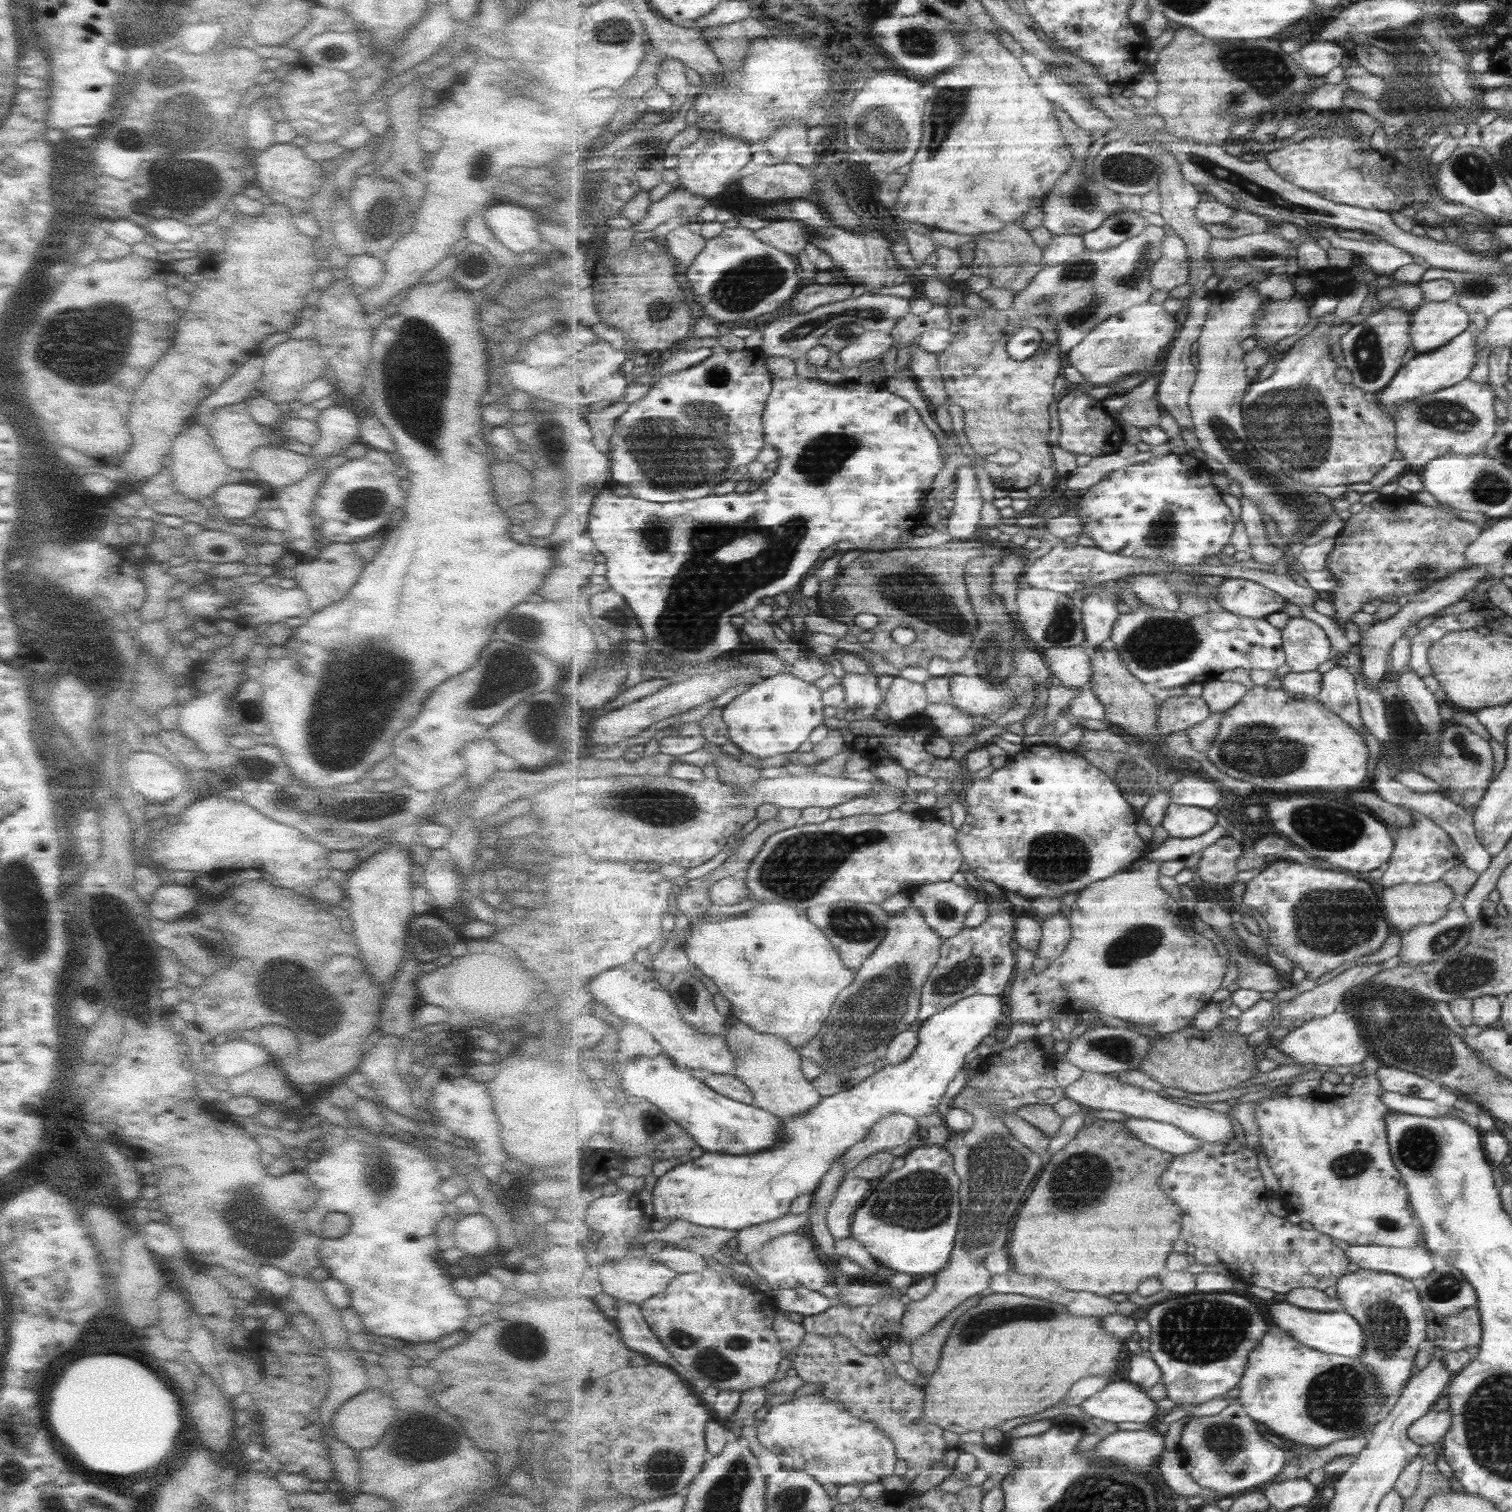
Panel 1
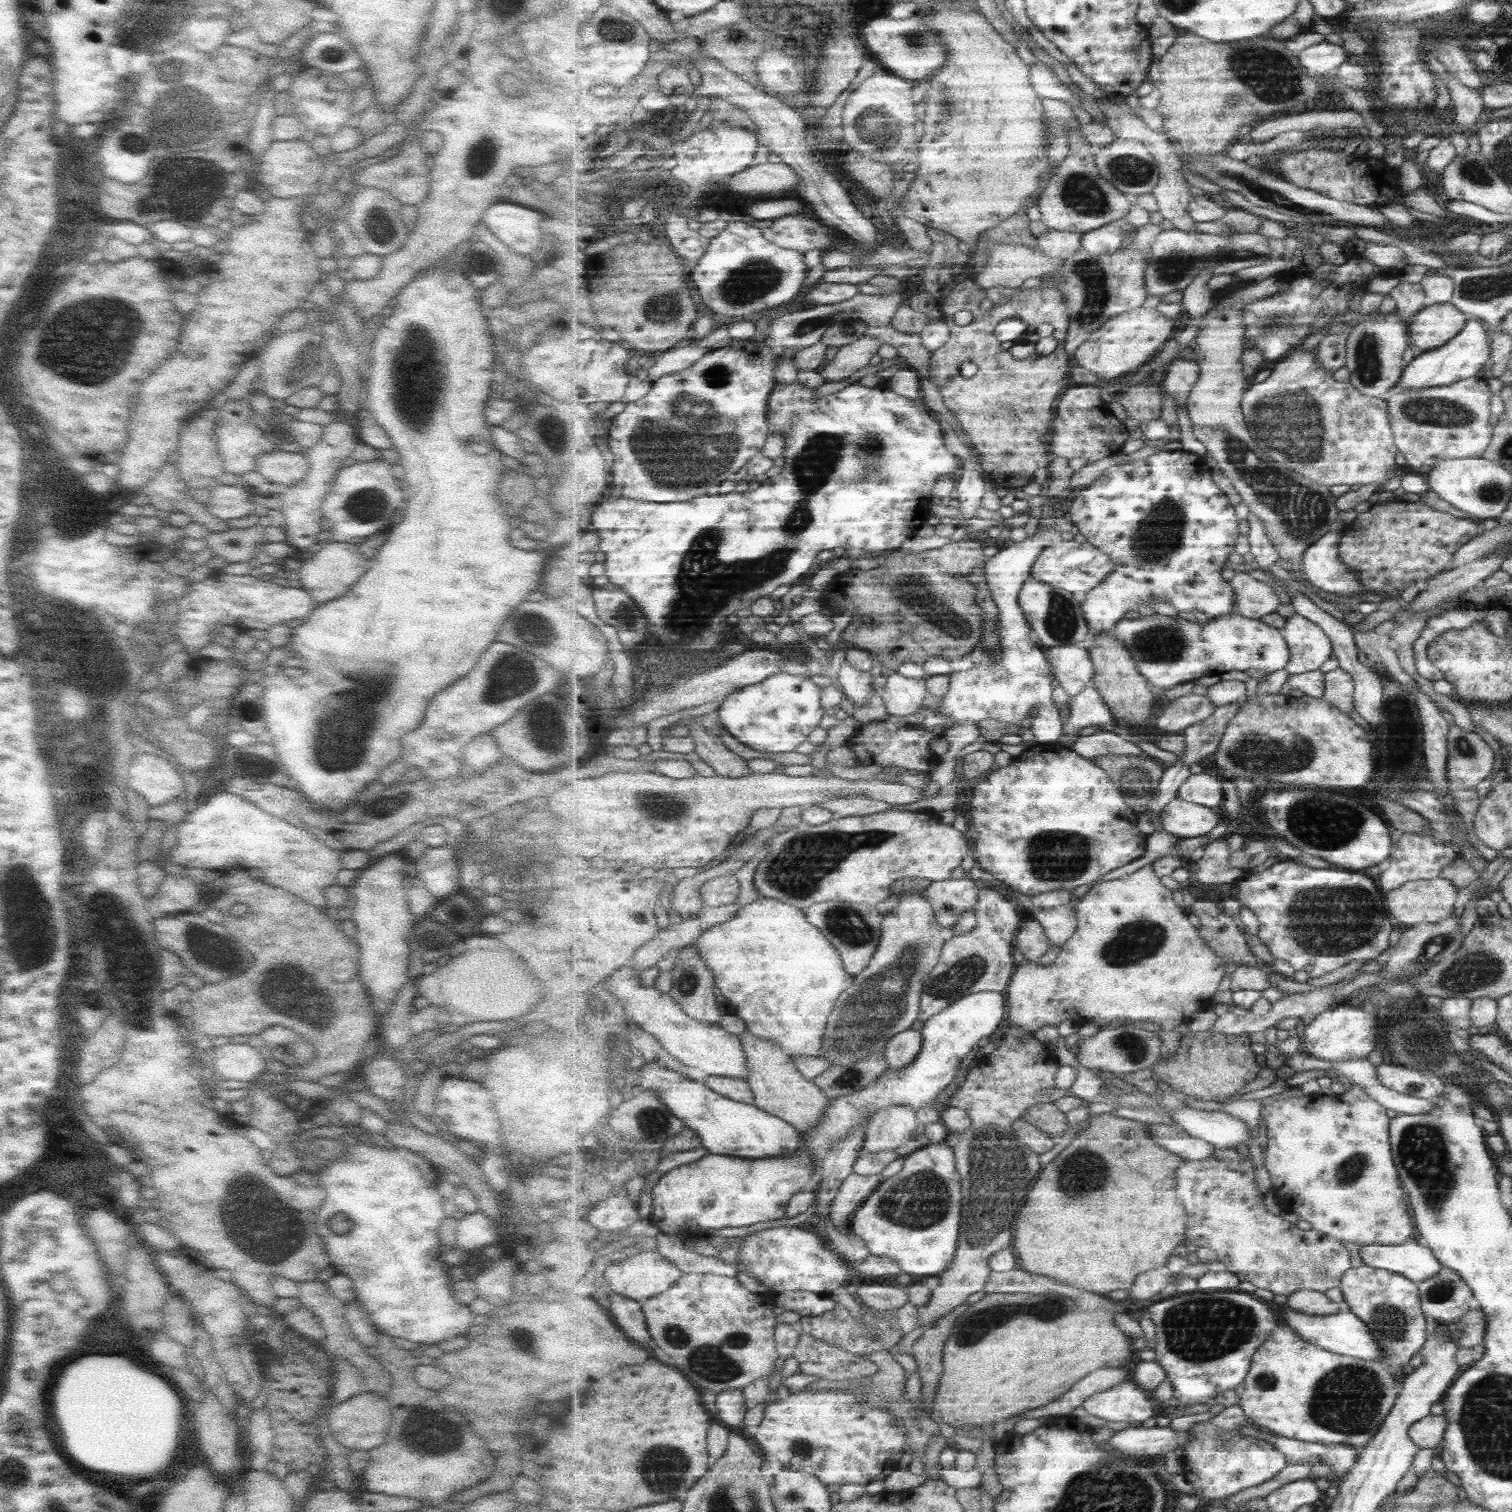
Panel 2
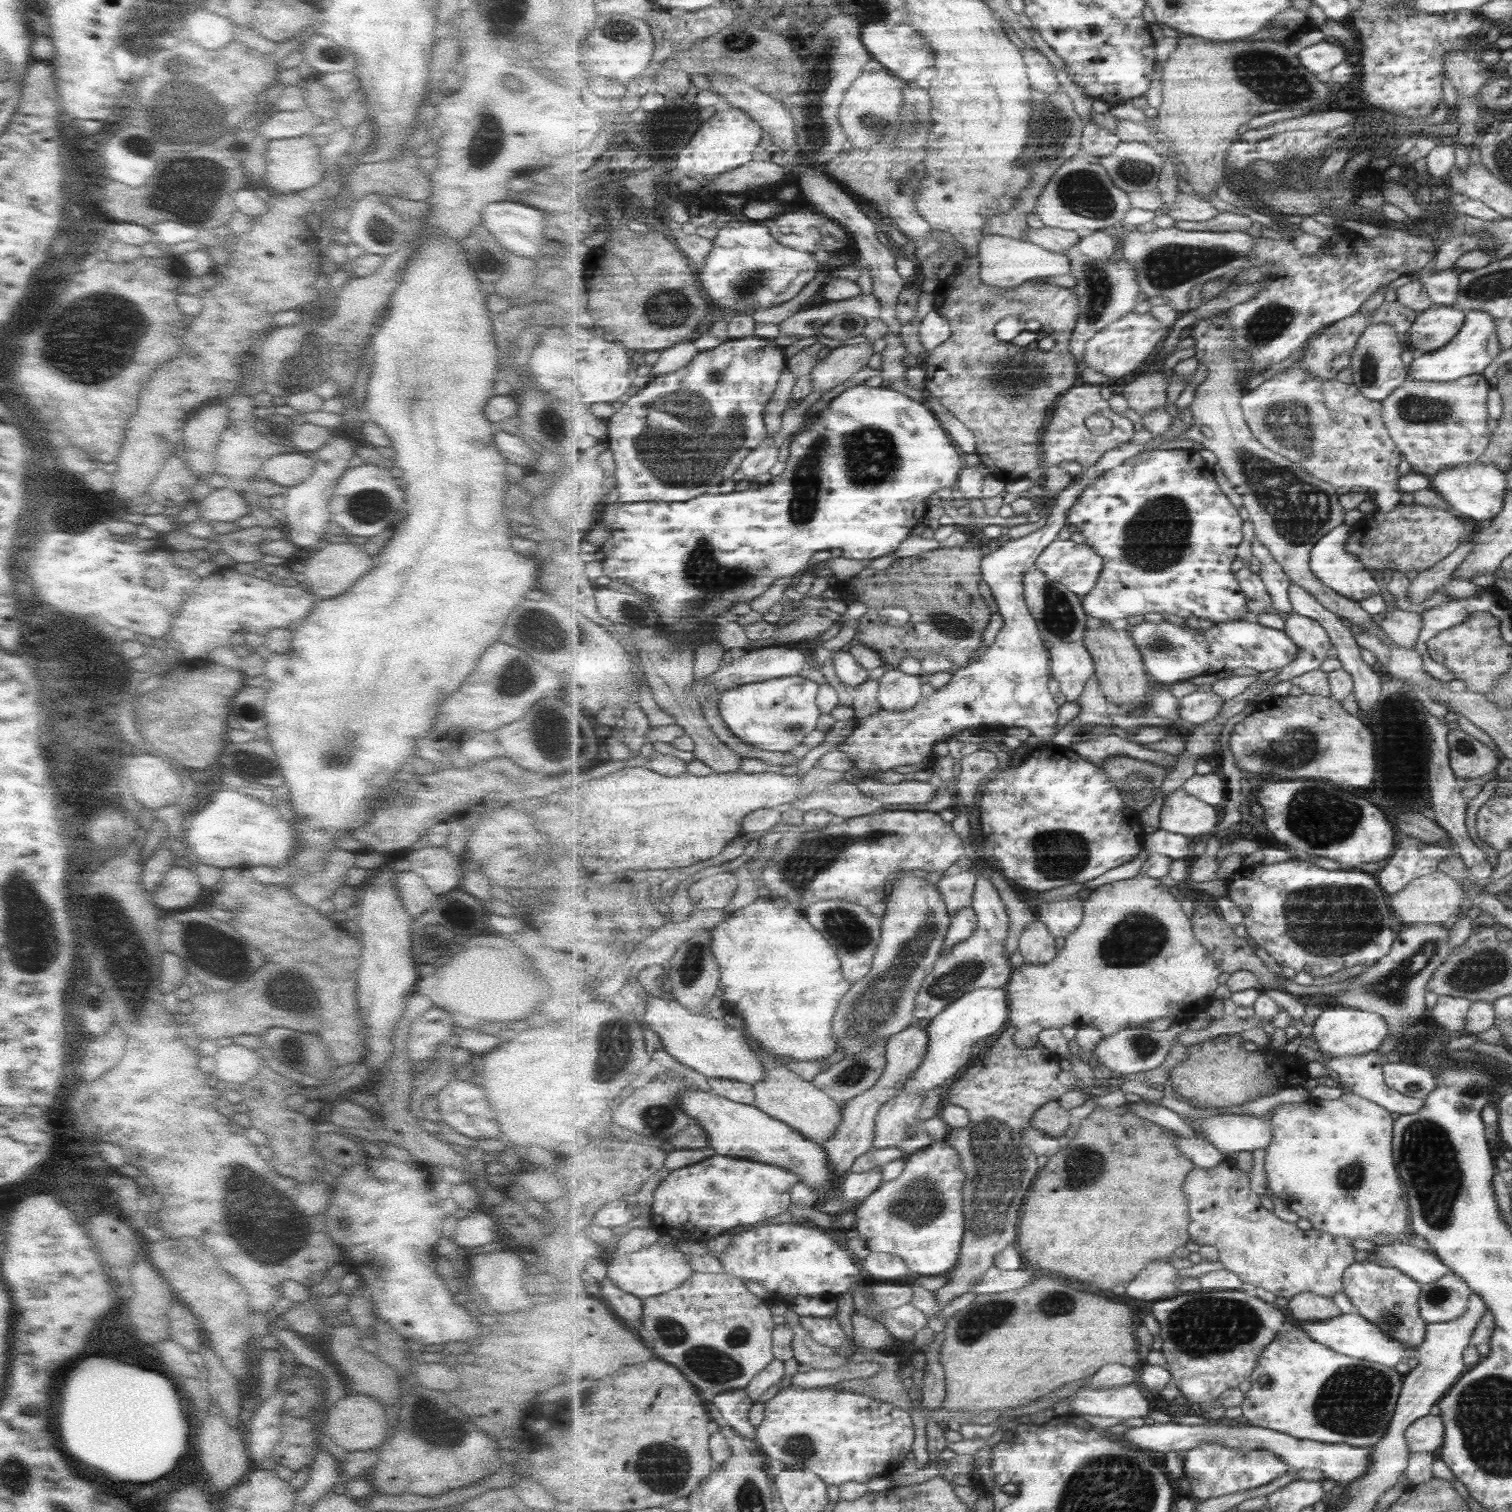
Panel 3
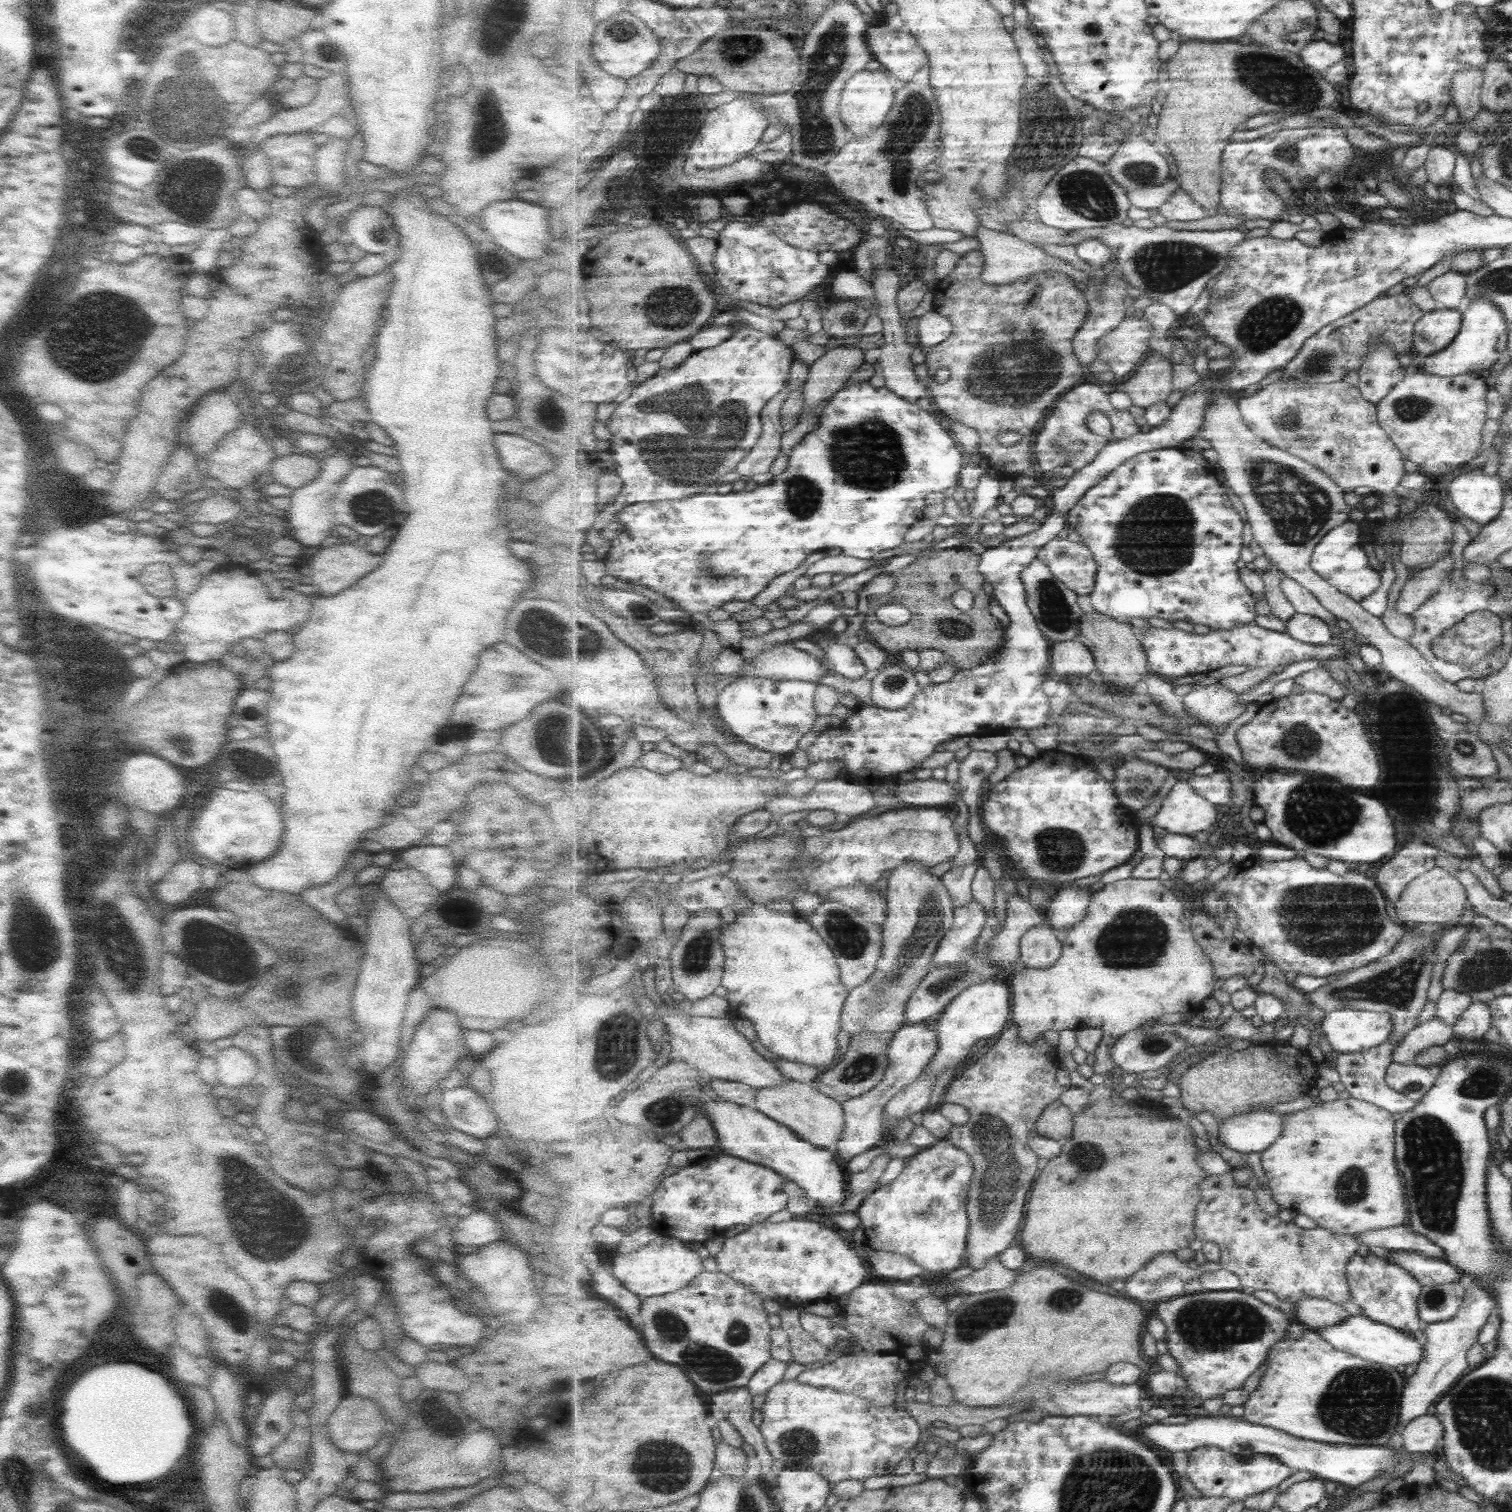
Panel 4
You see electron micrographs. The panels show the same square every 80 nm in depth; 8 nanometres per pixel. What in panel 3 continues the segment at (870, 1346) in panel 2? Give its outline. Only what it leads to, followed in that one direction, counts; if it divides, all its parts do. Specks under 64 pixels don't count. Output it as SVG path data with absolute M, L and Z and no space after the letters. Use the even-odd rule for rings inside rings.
M802 1316L800 1317L803 1328L810 1332L819 1344L827 1345L831 1348L839 1348L839 1346L847 1346L851 1340L854 1352L861 1349L861 1346L856 1344L854 1335L847 1334L835 1316L827 1316L825 1318Z

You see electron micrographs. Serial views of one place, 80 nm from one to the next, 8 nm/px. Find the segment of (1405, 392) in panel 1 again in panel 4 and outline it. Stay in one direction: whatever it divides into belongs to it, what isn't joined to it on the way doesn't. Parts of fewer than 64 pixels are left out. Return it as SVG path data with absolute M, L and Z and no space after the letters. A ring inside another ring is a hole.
M1475 298L1475 300L1470 300L1468 309L1462 314L1462 327L1459 334L1445 350L1426 357L1425 361L1419 366L1418 371L1431 373L1437 376L1454 377L1470 372L1477 373L1480 370L1487 369L1496 361L1502 359L1502 355L1506 348L1507 327L1503 313L1497 309L1495 304L1491 304L1491 302L1485 300L1485 298Z

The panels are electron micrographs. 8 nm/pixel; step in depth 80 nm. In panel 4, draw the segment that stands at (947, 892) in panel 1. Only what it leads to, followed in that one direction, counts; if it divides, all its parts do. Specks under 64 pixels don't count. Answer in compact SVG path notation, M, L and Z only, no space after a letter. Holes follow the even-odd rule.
M973 861L970 864L953 867L941 876L954 900L955 908L968 905L974 900L972 884L979 867L979 862L977 864Z

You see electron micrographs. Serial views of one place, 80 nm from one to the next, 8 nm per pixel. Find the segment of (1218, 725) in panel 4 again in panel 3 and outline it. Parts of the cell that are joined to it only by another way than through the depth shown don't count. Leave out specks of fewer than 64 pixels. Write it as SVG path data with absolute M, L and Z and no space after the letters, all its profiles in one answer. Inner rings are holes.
M1195 690L1180 699L1180 715L1196 725L1207 724L1220 716L1224 704L1226 700L1212 690L1208 692Z

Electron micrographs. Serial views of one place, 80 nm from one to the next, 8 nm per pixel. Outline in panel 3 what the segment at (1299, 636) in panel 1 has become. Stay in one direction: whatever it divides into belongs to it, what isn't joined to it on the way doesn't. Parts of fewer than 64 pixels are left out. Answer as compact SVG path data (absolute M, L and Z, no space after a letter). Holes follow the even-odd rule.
M1293 613L1285 621L1284 632L1300 648L1294 661L1275 674L1275 680L1287 682L1309 671L1321 668L1321 664L1334 653L1327 630L1311 617Z

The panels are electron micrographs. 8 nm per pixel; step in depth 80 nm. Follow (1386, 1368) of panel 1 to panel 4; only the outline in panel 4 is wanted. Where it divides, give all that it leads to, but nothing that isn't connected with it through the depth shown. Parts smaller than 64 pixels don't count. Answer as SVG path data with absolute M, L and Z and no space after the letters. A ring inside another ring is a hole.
M1371 1253L1356 1255L1346 1268L1348 1283L1357 1304L1367 1317L1381 1324L1398 1328L1410 1335L1424 1338L1425 1324L1420 1319L1418 1300L1422 1295L1422 1284L1406 1268L1392 1263L1385 1257Z

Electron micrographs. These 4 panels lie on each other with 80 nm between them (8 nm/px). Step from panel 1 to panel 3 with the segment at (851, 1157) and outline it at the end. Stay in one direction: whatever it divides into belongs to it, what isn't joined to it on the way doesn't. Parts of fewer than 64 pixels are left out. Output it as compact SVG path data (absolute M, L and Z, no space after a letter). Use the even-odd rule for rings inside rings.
M901 1093L886 1103L876 1120L874 1148L884 1149L899 1146L907 1137L907 1128L915 1125L924 1096Z

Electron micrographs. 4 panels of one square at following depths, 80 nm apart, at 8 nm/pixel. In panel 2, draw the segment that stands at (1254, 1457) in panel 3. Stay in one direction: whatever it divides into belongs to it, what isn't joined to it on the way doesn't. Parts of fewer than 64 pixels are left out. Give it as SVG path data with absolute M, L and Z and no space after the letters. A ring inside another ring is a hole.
M1241 1404L1223 1409L1209 1422L1192 1425L1189 1432L1192 1440L1185 1444L1184 1456L1181 1458L1182 1470L1195 1487L1197 1495L1208 1504L1211 1500L1220 1501L1238 1495L1247 1488L1259 1487L1275 1479L1289 1462L1283 1453L1264 1439L1255 1439L1251 1435L1242 1436L1237 1426L1243 1426L1248 1416Z

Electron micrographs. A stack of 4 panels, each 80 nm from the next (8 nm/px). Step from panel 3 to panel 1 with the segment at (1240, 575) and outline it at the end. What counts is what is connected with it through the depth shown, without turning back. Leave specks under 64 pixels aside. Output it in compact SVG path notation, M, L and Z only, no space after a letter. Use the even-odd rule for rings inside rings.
M1225 578L1216 591L1225 611L1255 619L1281 612L1287 601L1278 592L1249 579Z

